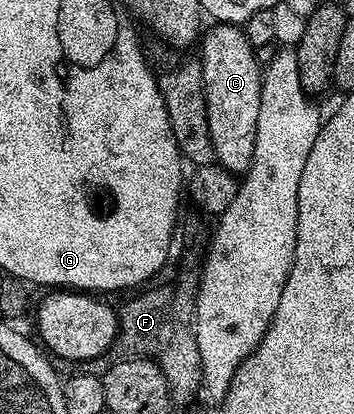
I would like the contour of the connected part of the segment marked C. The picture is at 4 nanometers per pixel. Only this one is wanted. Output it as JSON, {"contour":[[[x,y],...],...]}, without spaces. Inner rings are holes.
{"contour":[[[214,23],[211,31],[201,36],[202,84],[206,90],[206,112],[212,133],[214,157],[219,167],[235,173],[250,169],[256,149],[256,121],[260,117],[260,97],[263,68],[259,65],[256,49],[246,39],[241,26]]]}

